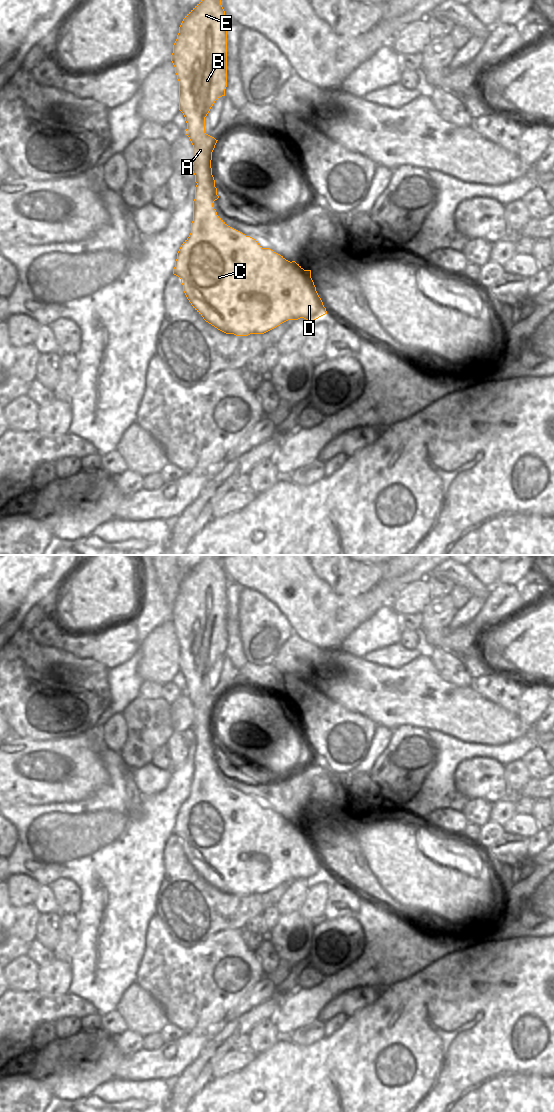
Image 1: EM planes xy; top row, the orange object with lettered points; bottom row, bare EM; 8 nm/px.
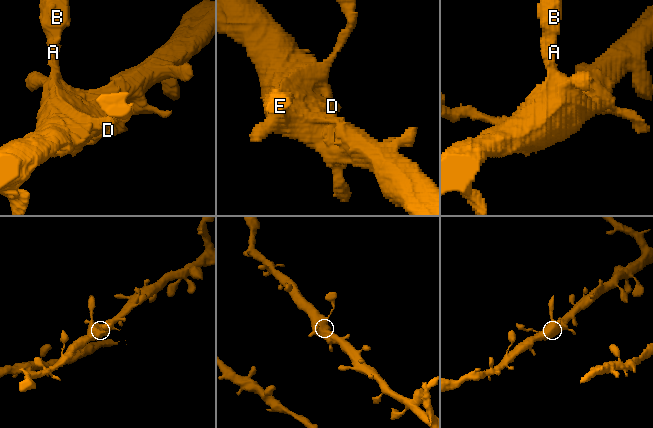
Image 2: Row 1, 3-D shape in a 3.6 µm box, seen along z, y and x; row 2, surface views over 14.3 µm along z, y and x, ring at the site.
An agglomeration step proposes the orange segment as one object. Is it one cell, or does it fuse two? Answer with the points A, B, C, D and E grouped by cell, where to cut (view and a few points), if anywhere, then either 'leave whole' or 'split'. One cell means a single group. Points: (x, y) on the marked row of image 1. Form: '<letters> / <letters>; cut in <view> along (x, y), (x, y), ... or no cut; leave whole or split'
A B C D E; no cut; leave whole

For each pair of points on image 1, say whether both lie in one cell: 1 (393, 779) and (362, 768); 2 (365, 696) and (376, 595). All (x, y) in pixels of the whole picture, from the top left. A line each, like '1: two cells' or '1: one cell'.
1: two cells
2: two cells

